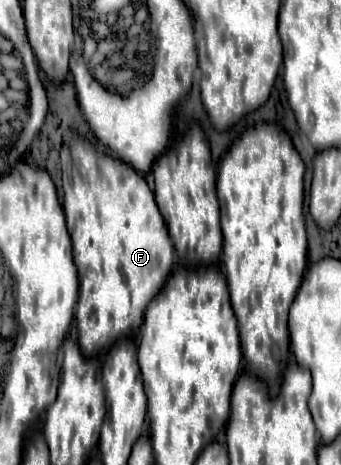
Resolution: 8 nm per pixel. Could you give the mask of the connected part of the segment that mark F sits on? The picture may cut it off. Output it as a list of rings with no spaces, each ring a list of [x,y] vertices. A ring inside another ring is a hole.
[[[68,138],[62,148],[62,188],[64,188],[64,214],[68,232],[74,246],[74,264],[80,278],[80,294],[75,307],[78,344],[84,356],[98,354],[110,348],[120,338],[132,338],[142,324],[148,302],[164,288],[172,264],[174,246],[158,212],[153,190],[146,180],[128,164],[106,154],[98,154],[84,138]]]

